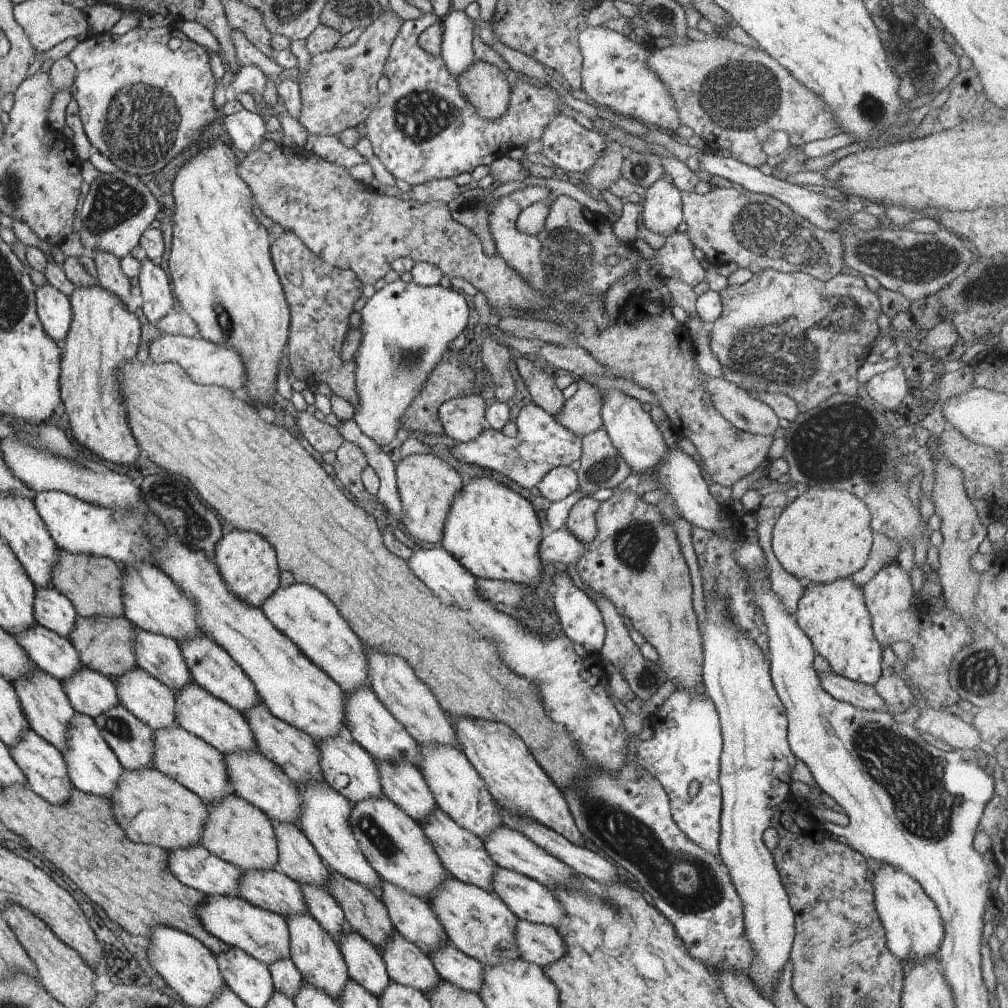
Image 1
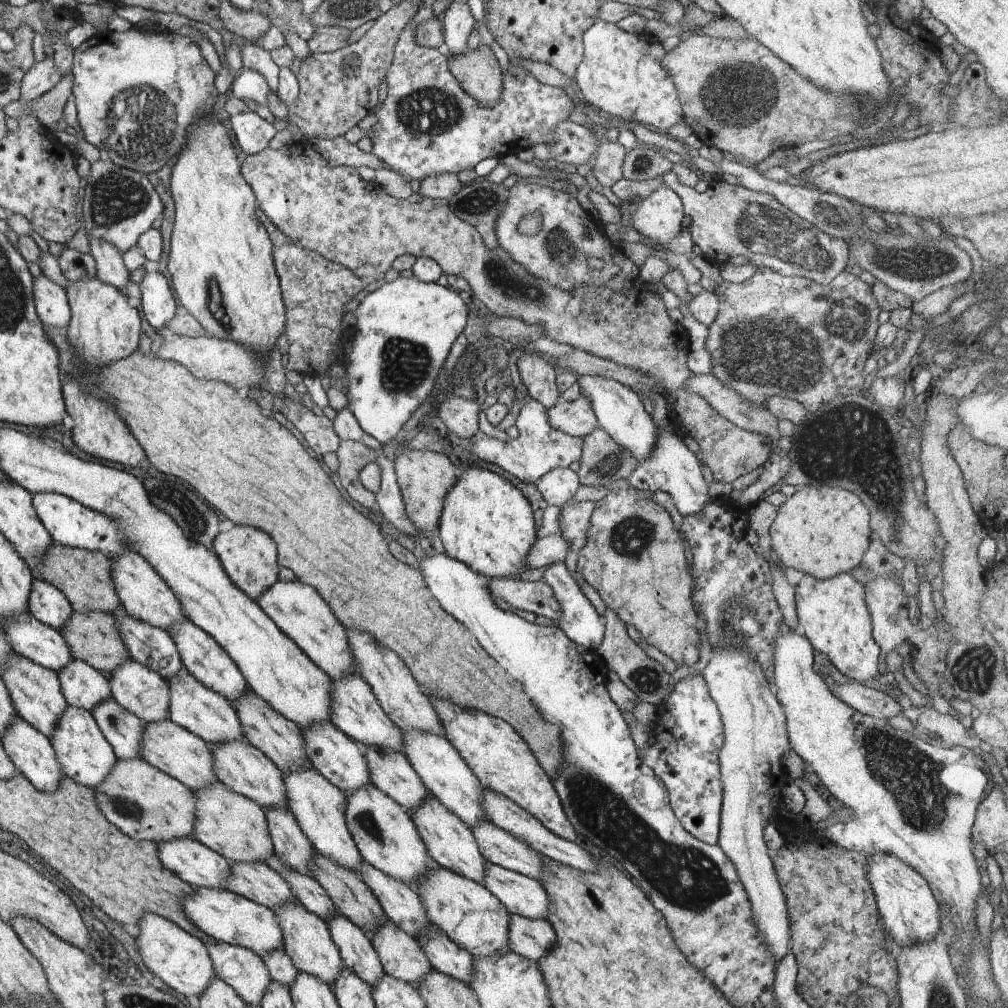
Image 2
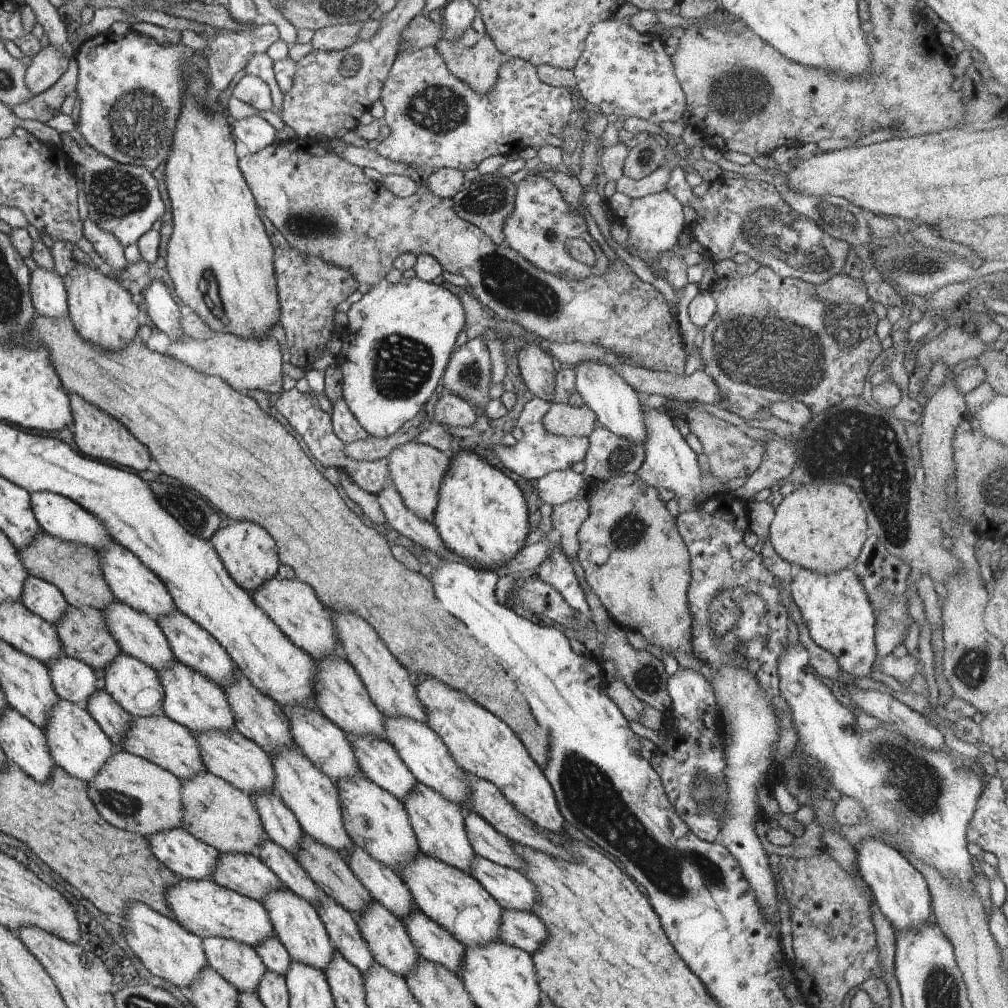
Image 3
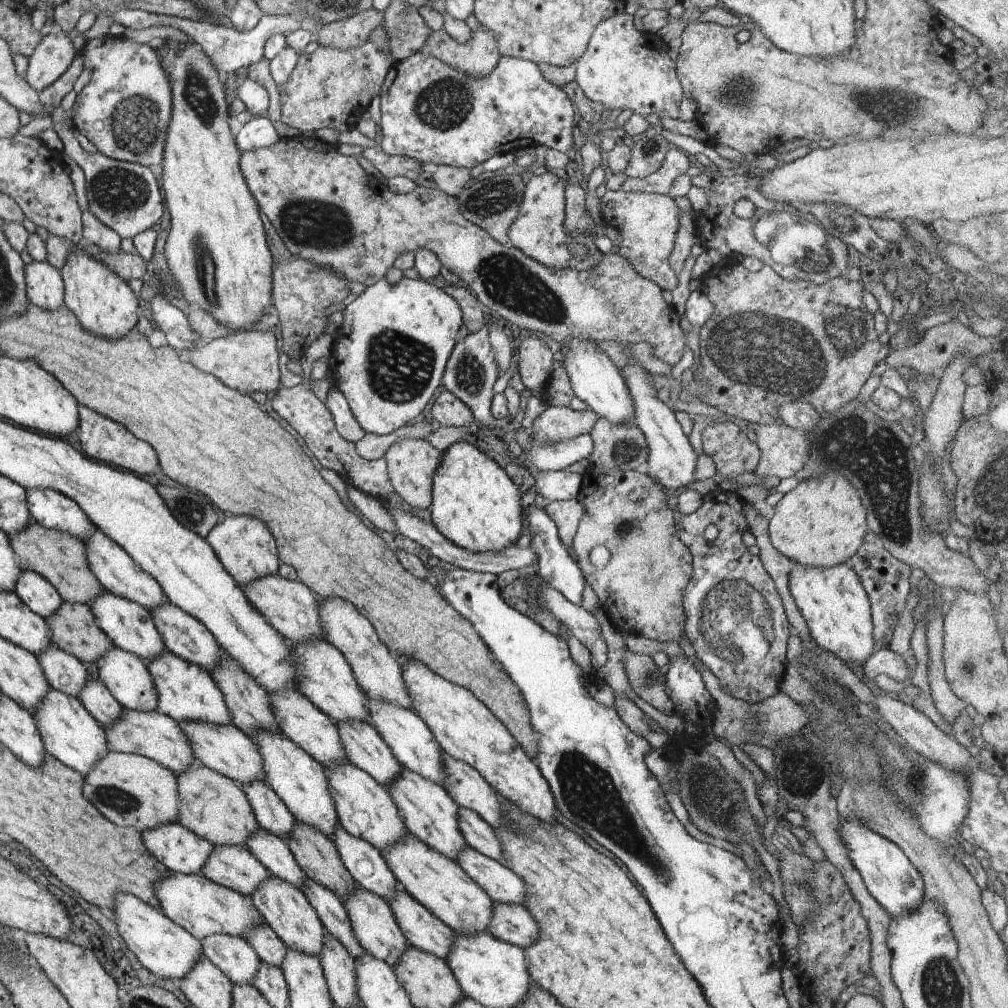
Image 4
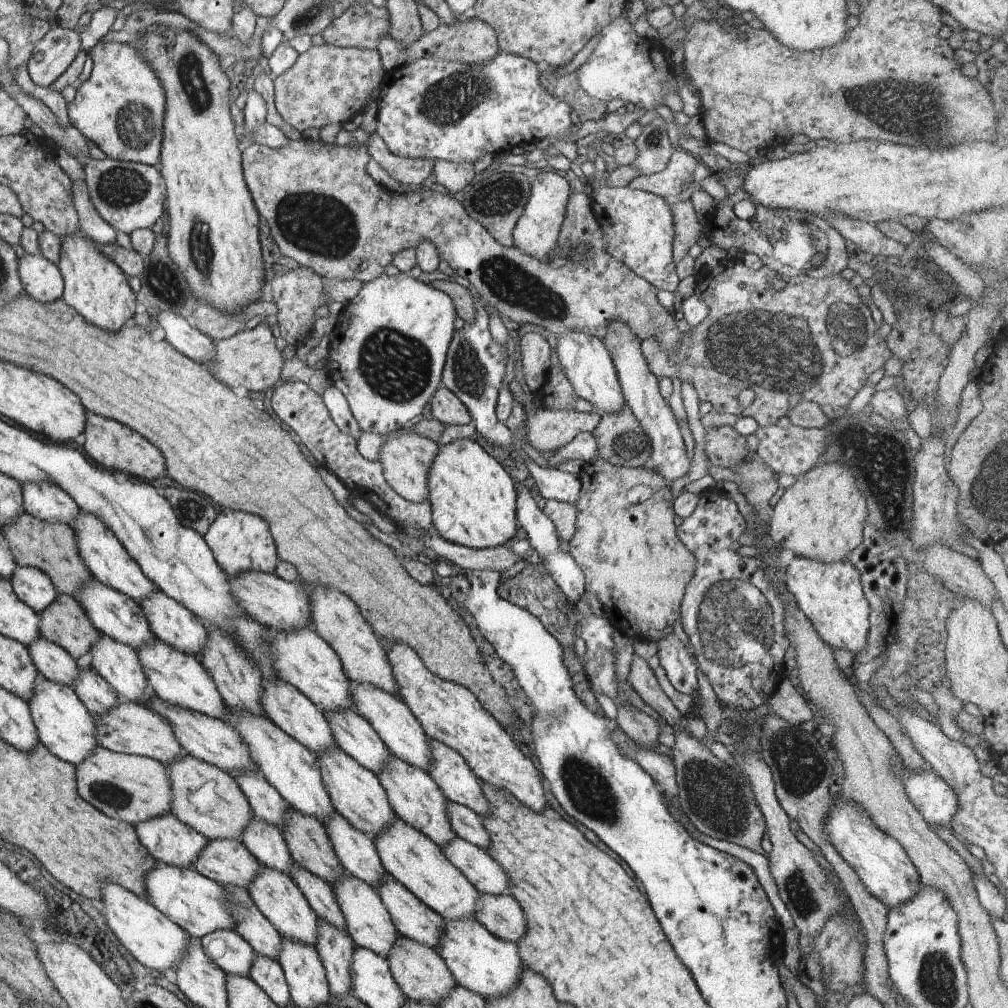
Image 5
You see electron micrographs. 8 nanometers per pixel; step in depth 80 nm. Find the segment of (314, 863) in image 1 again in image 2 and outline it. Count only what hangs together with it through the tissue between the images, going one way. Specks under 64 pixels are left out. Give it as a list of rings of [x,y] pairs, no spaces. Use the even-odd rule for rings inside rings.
[[[264,807],[275,853],[290,868],[301,873],[308,872],[314,848],[296,817],[286,807]]]

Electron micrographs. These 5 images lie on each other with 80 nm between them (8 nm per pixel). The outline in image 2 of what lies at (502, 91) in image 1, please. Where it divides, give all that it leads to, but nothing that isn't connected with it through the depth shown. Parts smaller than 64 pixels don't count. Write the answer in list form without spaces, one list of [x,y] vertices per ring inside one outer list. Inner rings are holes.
[[[483,42],[478,48],[468,50],[467,53],[462,53],[458,56],[447,56],[447,61],[450,72],[454,75],[454,78],[456,78],[461,84],[461,87],[480,104],[492,106],[499,101],[503,89],[503,72],[490,45]]]

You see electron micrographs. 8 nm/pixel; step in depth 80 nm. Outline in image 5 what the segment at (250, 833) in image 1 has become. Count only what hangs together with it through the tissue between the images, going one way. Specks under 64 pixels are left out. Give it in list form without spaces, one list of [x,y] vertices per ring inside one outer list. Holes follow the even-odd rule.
[[[184,754],[167,766],[171,779],[171,812],[184,824],[201,832],[207,840],[238,839],[254,817],[246,796],[232,774],[224,769]]]

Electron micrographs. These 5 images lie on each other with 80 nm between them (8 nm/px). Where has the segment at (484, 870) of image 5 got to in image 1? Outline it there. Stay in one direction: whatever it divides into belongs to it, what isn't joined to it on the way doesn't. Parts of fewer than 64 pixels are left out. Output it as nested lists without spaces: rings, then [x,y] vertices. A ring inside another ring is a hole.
[[[498,867],[492,876],[492,888],[519,920],[557,929],[560,920],[566,916],[564,906],[550,888],[528,876]]]

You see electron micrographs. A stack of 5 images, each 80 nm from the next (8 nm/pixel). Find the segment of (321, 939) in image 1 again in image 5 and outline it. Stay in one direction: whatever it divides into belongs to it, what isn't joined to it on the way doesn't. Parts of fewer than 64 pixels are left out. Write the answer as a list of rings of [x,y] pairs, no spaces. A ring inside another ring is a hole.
[[[259,864],[259,871],[247,888],[255,905],[274,925],[280,936],[315,946],[319,918],[302,891],[284,871]]]

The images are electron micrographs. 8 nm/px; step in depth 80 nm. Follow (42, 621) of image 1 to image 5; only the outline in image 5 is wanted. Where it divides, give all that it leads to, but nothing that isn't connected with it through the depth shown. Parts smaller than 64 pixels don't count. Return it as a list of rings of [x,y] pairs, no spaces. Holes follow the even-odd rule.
[[[17,566],[10,581],[19,599],[37,613],[50,607],[59,596],[51,577],[36,567]]]

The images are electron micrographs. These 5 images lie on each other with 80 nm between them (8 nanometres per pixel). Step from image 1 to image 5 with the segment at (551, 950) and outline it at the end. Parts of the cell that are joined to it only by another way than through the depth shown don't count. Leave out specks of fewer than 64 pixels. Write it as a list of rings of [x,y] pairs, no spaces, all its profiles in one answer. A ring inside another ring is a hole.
[[[480,893],[476,920],[494,936],[517,943],[527,931],[527,920],[512,894]]]

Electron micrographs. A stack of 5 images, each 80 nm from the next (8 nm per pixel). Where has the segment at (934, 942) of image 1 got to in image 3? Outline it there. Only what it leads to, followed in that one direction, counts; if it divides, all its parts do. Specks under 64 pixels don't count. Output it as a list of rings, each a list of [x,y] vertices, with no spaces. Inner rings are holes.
[[[868,837],[860,839],[854,849],[858,874],[869,886],[874,902],[882,914],[890,920],[894,930],[921,927],[932,919],[931,894],[926,879],[898,848],[882,839]]]

